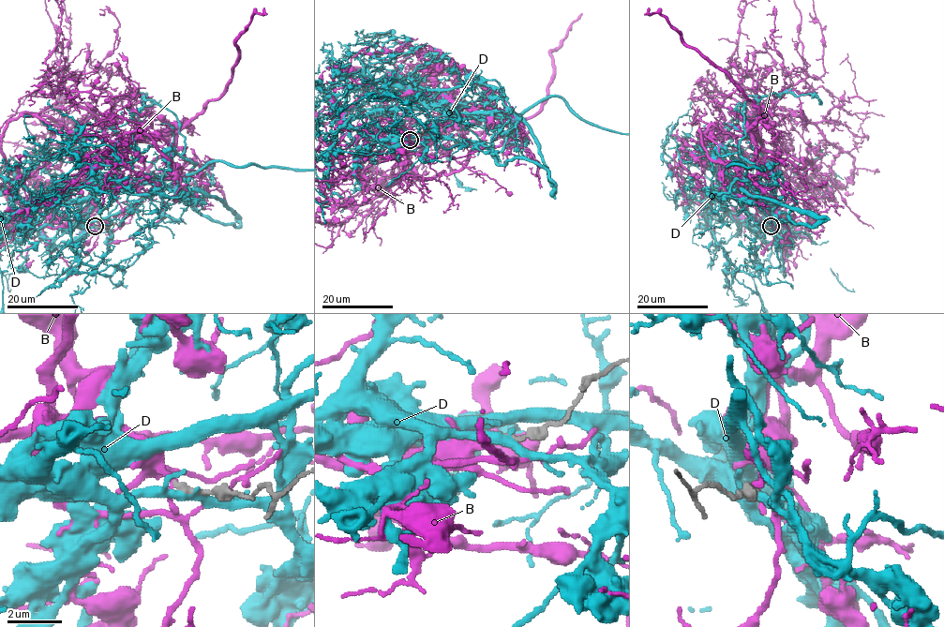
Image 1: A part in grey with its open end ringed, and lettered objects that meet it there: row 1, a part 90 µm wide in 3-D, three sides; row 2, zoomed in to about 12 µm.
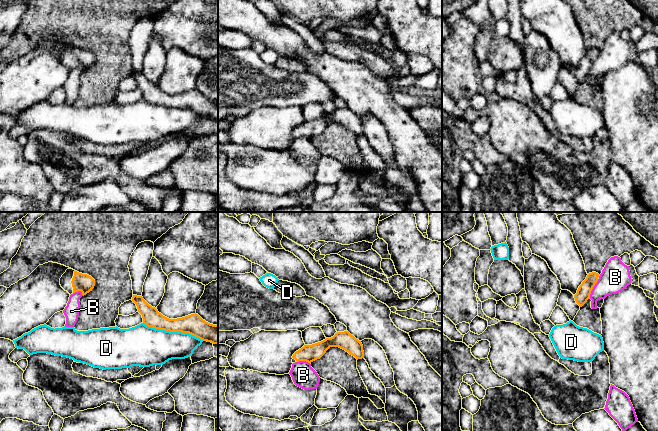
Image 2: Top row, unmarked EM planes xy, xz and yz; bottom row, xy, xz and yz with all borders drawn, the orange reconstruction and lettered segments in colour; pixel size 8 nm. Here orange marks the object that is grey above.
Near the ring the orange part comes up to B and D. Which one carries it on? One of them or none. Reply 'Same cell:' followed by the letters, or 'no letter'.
Same cell: no letter

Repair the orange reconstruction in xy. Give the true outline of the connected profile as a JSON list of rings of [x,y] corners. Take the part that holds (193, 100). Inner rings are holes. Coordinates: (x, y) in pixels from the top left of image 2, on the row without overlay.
[[[133,71],[132,77],[142,91],[143,99],[148,103],[170,108],[189,109],[203,117],[218,120],[218,101],[206,98],[198,90],[169,95],[159,89],[155,83],[149,81],[142,72]]]

